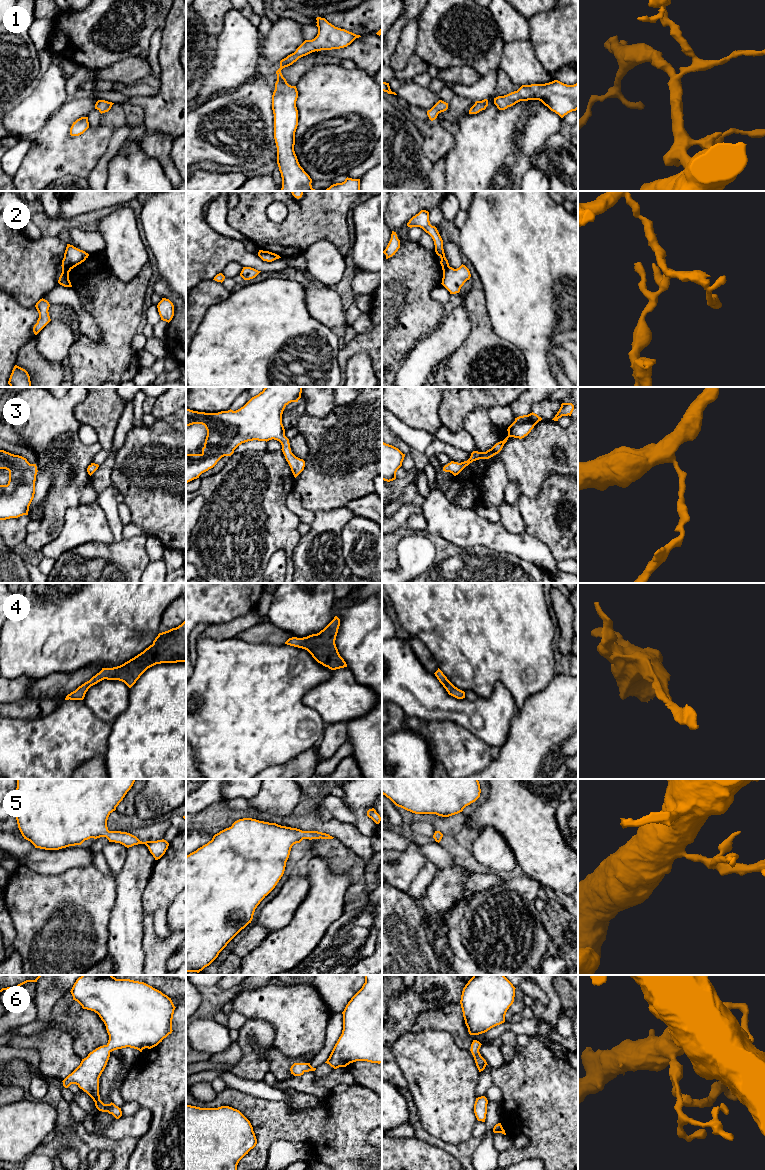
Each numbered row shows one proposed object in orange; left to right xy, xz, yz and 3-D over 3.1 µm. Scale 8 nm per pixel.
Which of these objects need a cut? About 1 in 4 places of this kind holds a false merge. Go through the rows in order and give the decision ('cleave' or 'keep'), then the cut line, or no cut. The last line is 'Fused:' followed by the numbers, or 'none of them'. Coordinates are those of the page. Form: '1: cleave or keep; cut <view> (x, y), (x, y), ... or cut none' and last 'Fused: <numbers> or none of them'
1: keep; cut none
2: cleave; cut xy (62, 263), (71, 268)
3: keep; cut none
4: keep; cut none
5: keep; cut none
6: keep; cut none
Fused: 2

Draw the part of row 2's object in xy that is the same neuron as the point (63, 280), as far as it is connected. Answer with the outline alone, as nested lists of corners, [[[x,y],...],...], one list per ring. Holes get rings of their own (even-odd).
[[[64,264],[62,266],[62,273],[59,277],[58,283],[64,287],[72,287],[71,282],[69,280],[69,272],[71,271],[71,268],[65,266]]]

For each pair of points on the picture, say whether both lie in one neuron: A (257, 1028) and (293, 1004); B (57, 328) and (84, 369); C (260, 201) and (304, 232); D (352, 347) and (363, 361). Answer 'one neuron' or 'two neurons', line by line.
A: two neurons
B: two neurons
C: one neuron
D: two neurons

